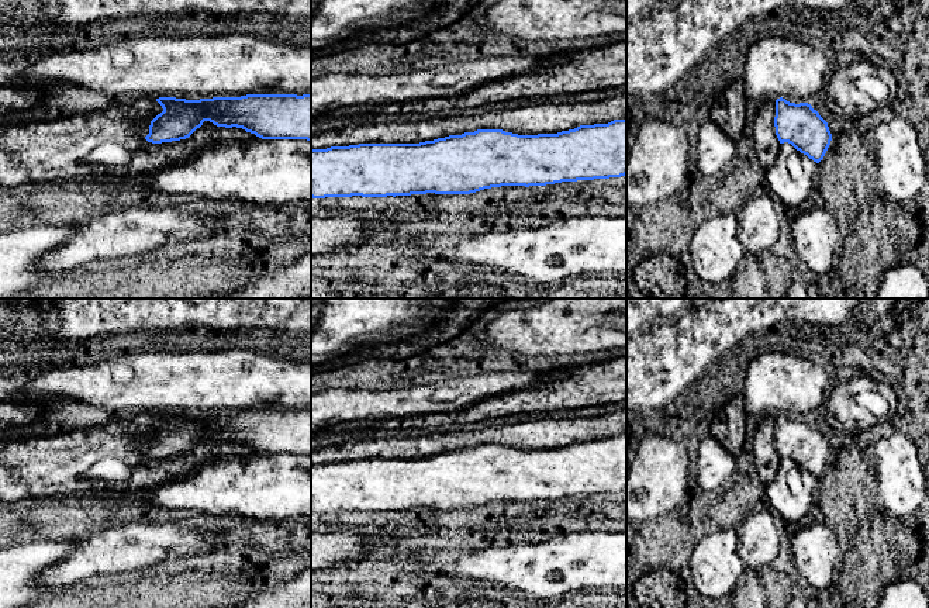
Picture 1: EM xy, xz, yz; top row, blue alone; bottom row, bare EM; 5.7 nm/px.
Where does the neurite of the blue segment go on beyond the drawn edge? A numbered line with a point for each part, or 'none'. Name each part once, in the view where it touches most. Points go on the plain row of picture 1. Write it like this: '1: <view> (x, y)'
none

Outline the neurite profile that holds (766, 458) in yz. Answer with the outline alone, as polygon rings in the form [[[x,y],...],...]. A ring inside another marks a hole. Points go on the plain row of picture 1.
[[[766,415],[760,419],[753,438],[753,459],[764,484],[774,480],[780,462],[776,450],[774,432],[776,415]]]

